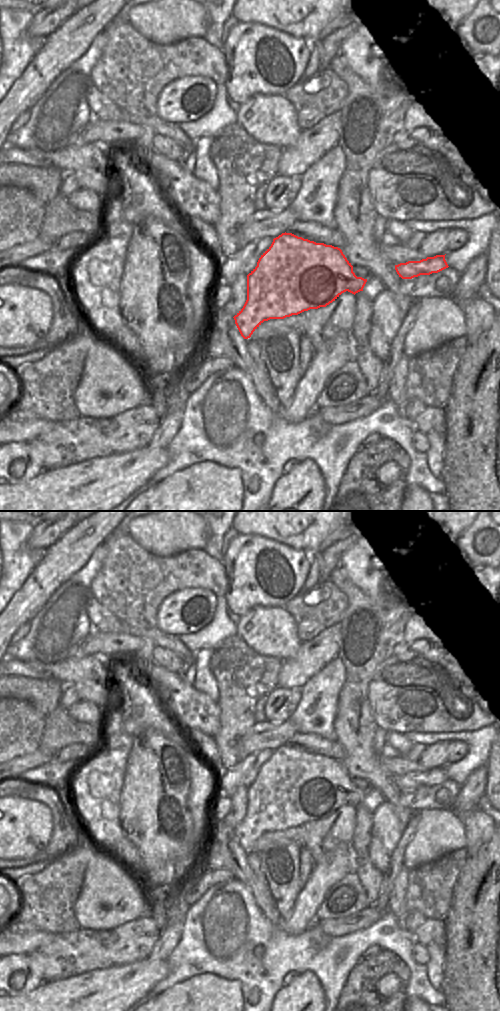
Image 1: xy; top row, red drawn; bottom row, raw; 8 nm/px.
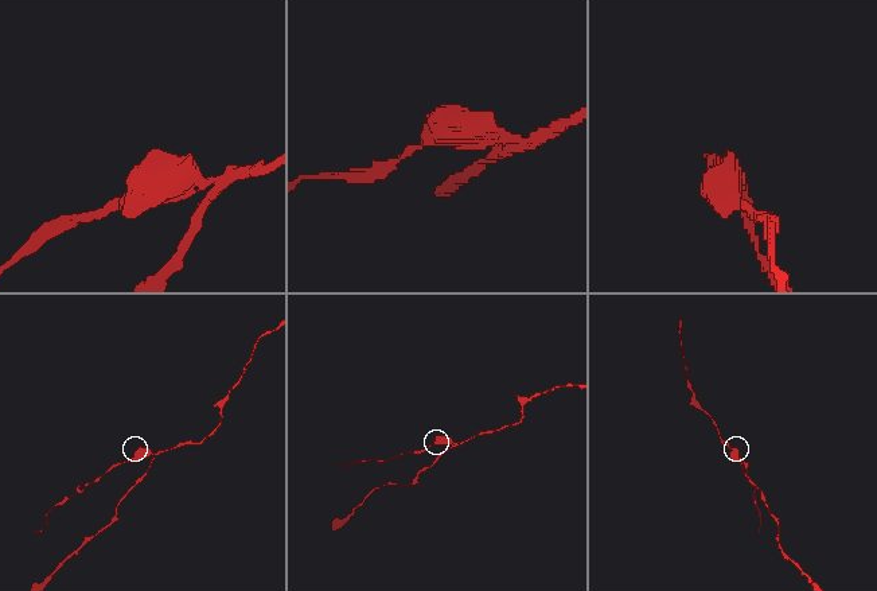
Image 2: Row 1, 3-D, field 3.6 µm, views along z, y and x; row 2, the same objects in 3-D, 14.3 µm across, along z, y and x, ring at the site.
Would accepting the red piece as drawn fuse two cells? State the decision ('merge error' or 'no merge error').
merge error

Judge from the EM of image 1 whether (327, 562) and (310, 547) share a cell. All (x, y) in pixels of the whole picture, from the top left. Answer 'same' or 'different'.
different

